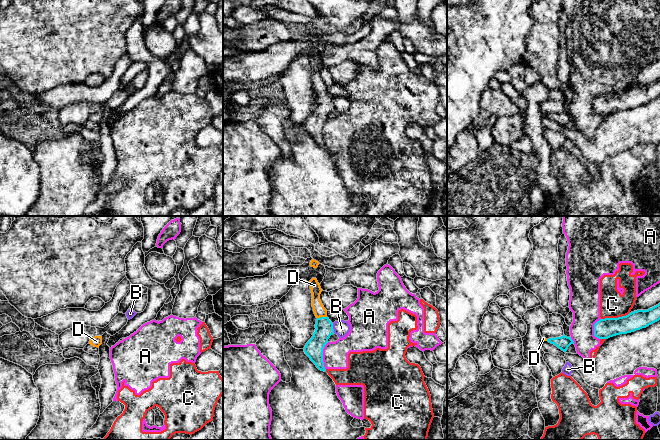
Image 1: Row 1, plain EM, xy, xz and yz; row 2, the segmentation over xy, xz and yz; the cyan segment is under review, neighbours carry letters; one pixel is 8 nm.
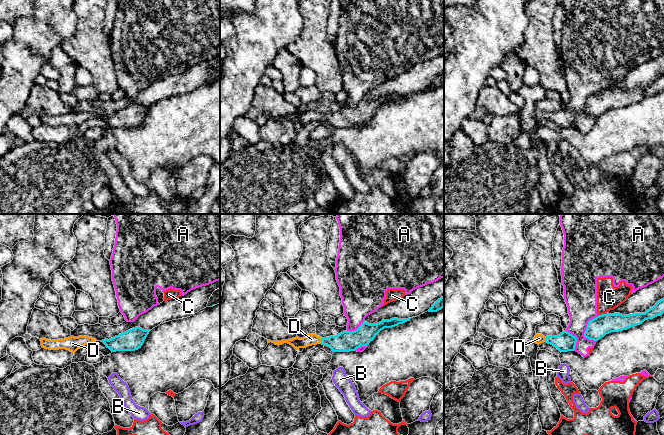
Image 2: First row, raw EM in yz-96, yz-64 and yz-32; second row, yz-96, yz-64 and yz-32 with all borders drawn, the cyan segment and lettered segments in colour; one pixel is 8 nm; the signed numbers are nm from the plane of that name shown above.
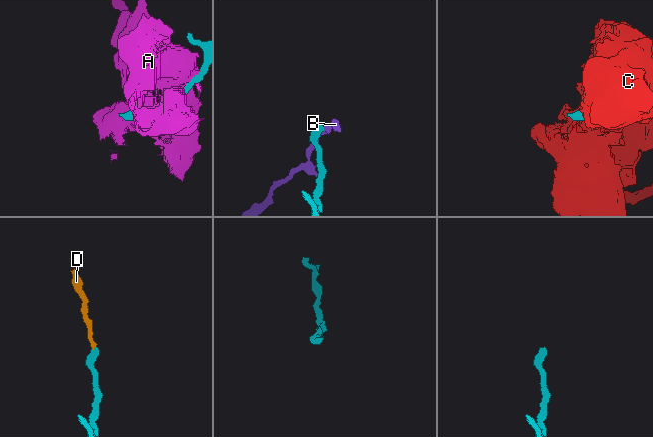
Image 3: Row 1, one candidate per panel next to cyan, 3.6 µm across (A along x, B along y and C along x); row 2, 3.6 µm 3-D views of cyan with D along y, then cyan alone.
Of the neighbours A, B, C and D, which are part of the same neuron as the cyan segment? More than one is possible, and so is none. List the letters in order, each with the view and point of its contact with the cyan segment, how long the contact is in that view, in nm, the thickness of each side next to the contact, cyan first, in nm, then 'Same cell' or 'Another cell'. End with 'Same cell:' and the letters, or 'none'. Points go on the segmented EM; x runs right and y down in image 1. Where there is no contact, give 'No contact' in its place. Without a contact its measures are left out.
A: Touches cyan at xz (322, 356). Shared border 220 nm. Thickness 150 nm (cyan) against 200 nm. Another cell
B: Touches cyan at xz (332, 328). Shared border 80 nm. Thickness 150 nm (cyan) against 120 nm. Another cell
C: Touches cyan at yz (615, 318). Shared border 240 nm. Thickness 160 nm (cyan) against 200 nm. Another cell
D: Touches cyan at xz (321, 317). Shared border 80 nm. Thickness 150 nm (cyan) against 90 nm. Same cell
Same cell: D

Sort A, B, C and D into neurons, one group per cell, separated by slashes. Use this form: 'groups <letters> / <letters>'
groups A C / B / D

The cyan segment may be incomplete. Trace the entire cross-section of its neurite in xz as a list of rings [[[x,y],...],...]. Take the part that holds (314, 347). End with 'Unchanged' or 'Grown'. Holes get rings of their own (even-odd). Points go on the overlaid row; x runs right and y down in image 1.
[[[312,278],[309,285],[312,293],[312,307],[317,319],[315,332],[306,343],[304,352],[319,370],[326,372],[323,362],[323,349],[330,336],[334,334],[333,323],[327,317],[327,310],[320,300],[322,289],[317,279]]]. Grown

